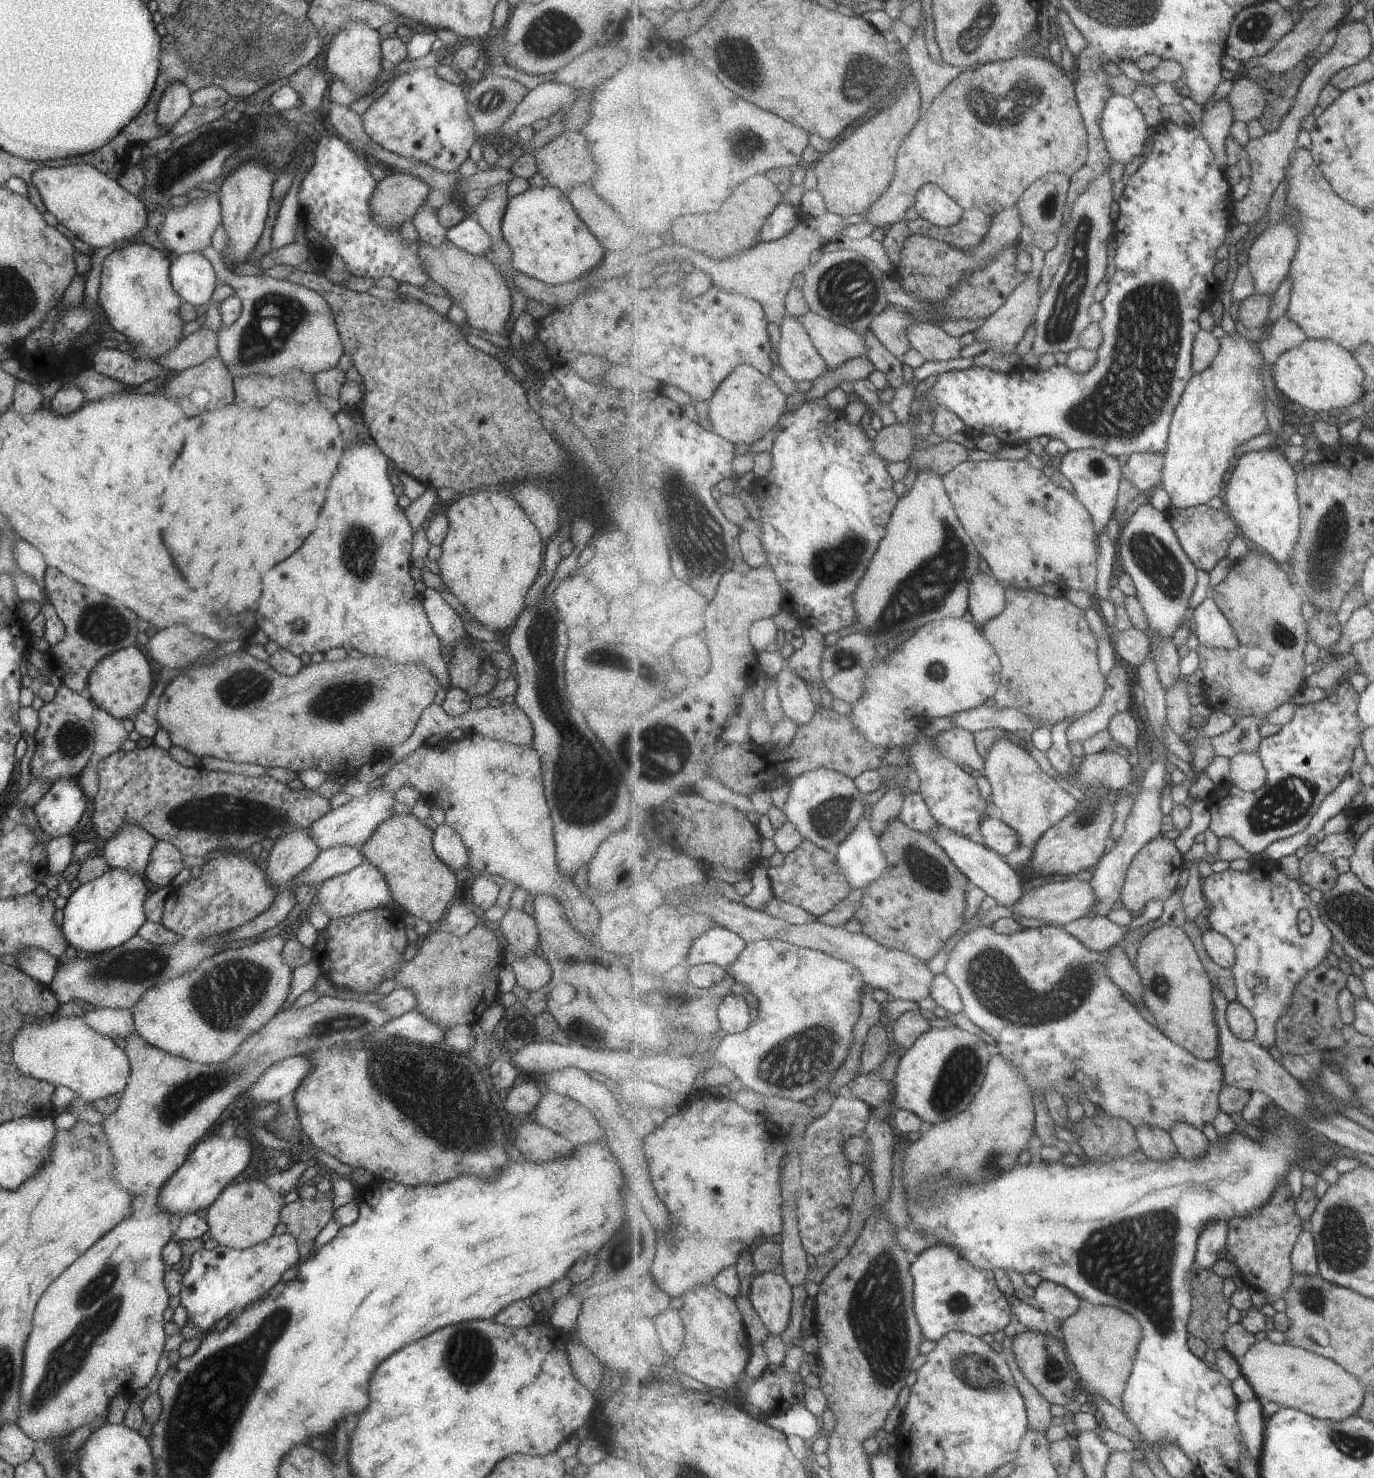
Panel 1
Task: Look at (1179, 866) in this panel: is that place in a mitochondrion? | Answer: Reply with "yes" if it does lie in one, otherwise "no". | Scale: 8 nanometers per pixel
no

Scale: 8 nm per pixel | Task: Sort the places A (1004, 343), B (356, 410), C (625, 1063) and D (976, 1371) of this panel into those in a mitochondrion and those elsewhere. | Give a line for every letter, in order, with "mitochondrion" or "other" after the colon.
A: other
B: other
C: other
D: mitochondrion

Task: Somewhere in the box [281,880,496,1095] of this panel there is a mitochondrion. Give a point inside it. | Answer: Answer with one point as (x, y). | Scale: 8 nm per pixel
(348, 1022)

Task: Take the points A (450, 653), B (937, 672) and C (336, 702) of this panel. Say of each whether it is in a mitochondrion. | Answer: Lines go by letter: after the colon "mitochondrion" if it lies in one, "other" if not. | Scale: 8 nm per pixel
A: other
B: mitochondrion
C: mitochondrion

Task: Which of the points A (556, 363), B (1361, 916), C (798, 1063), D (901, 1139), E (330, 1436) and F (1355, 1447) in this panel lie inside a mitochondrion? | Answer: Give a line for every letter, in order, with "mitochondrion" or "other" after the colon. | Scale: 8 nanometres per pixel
A: other
B: mitochondrion
C: mitochondrion
D: other
E: other
F: mitochondrion

